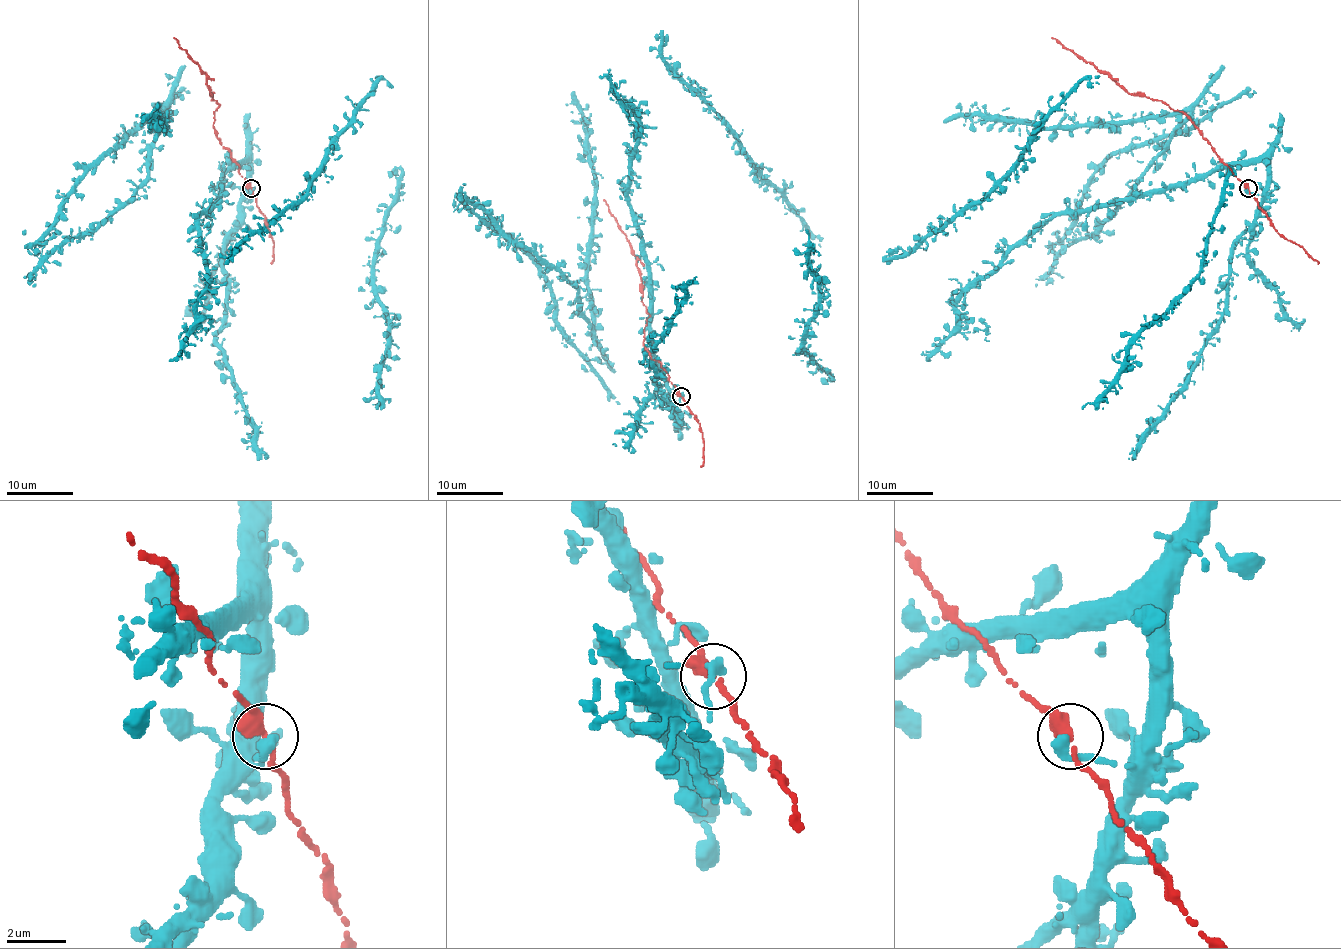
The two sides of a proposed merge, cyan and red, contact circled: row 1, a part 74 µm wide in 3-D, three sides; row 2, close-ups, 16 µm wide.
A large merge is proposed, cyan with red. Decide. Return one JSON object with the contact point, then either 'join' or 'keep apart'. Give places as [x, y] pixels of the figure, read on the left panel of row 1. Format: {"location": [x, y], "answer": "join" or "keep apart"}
{"location": [251, 188], "answer": "join"}

